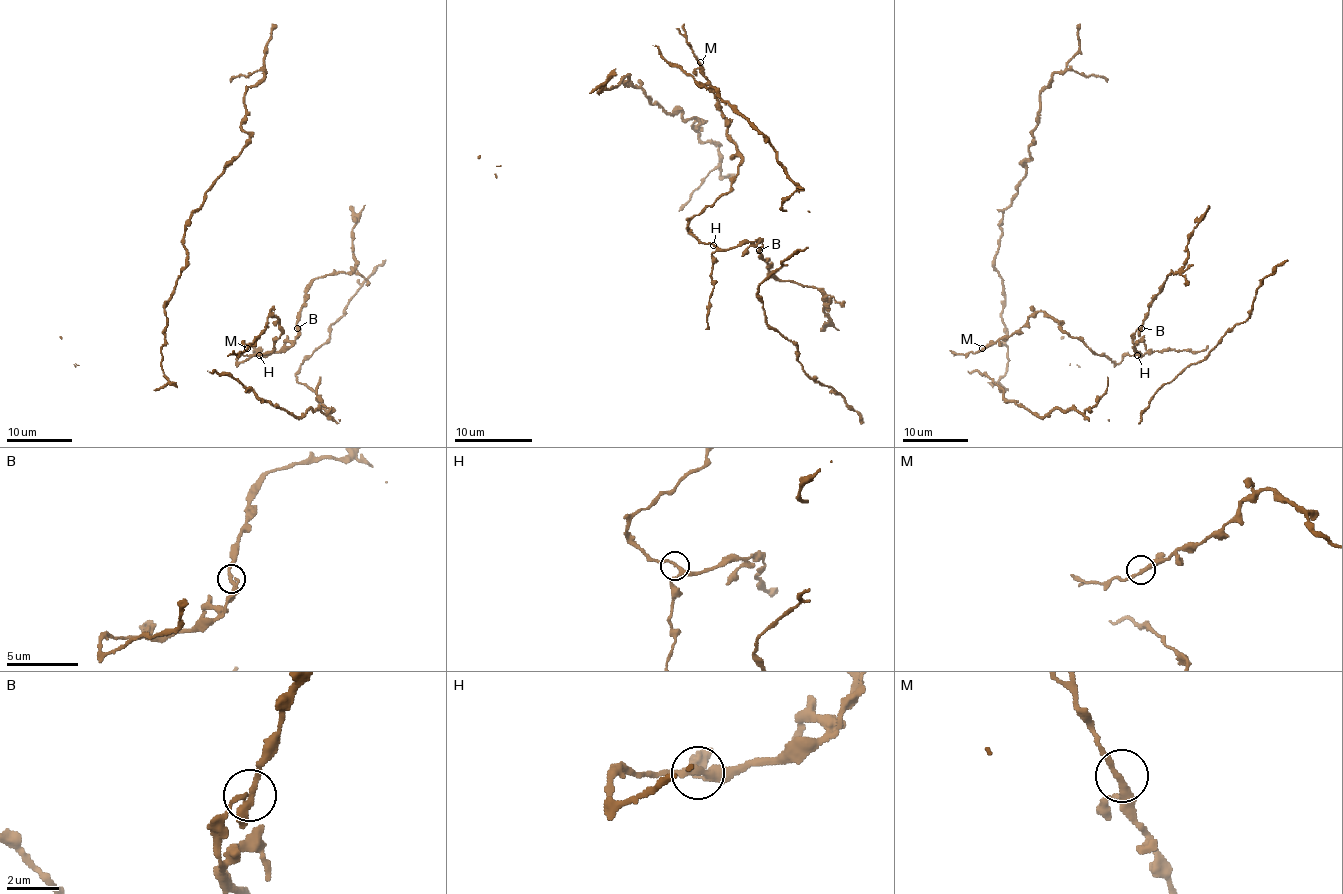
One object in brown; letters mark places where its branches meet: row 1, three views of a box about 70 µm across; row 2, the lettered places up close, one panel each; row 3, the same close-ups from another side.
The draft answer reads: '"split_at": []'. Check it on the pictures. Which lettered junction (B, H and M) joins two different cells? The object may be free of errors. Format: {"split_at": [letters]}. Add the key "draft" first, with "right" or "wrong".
{"draft": "right", "split_at": []}

